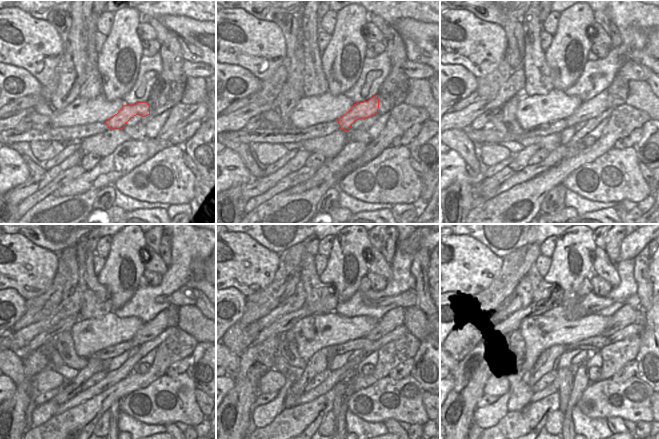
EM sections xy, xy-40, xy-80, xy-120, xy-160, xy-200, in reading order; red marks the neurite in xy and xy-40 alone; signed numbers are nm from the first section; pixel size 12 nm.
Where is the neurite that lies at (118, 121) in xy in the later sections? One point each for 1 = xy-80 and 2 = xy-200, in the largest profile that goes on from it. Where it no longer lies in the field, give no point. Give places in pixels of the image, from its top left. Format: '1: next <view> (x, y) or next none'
1: next xy-80 (595, 107)
2: next xy-200 (626, 315)

